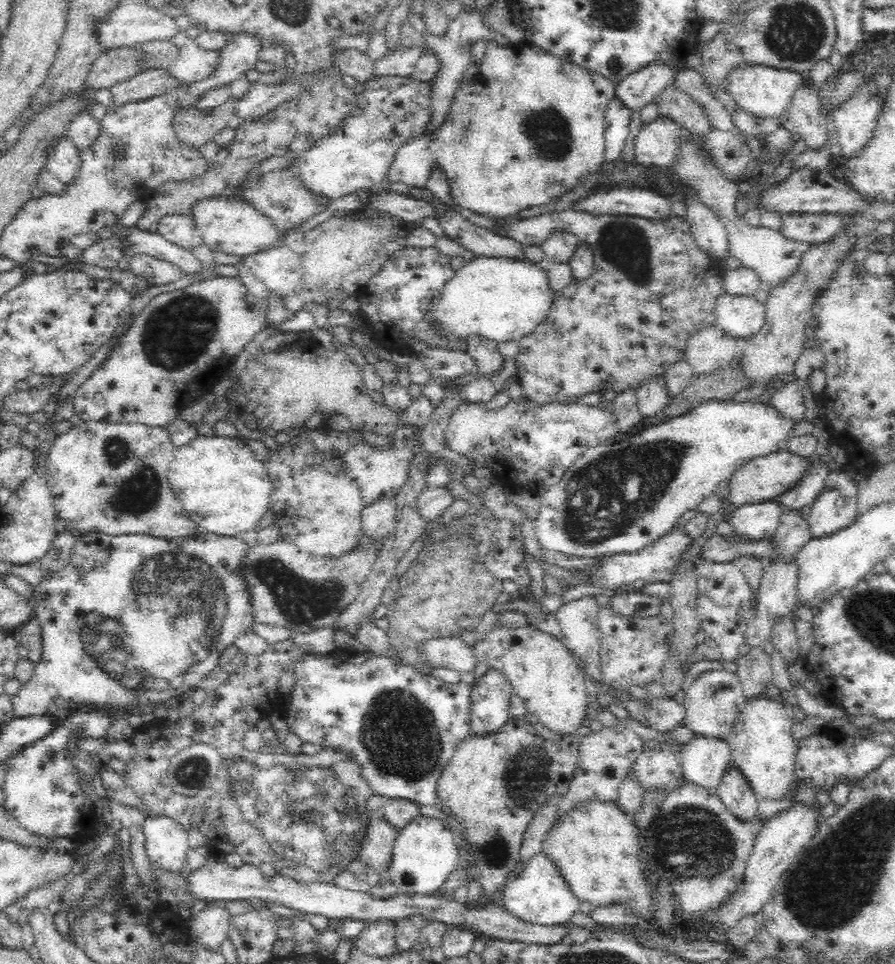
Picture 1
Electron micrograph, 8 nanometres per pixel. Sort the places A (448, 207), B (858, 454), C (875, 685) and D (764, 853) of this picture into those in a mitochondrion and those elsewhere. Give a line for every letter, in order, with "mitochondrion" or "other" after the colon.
A: other
B: other
C: other
D: other

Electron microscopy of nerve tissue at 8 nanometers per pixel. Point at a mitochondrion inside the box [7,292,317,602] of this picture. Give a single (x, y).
(176, 335)

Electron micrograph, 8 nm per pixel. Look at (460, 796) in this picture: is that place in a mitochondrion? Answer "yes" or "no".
no

